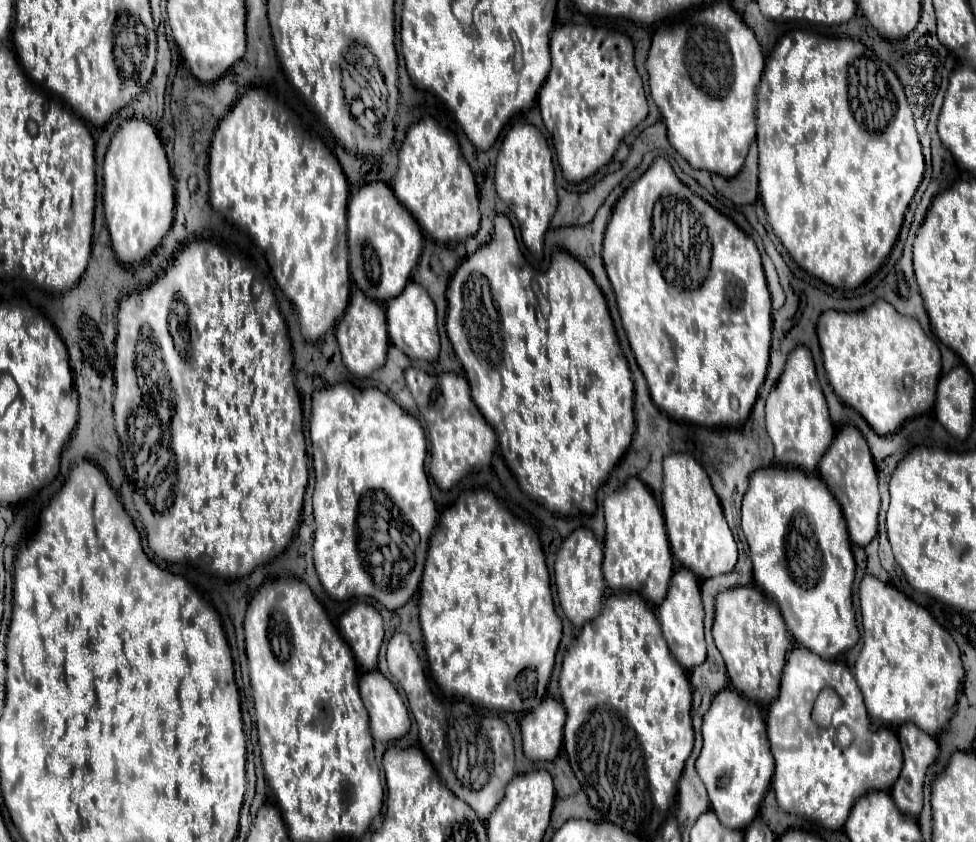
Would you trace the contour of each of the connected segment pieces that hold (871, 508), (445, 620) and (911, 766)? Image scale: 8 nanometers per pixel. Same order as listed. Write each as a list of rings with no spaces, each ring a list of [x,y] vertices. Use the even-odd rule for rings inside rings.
[[[840,428],[832,446],[826,450],[818,464],[818,474],[826,482],[828,490],[838,500],[842,514],[846,518],[848,536],[854,546],[866,546],[878,532],[878,510],[880,510],[880,494],[878,494],[878,476],[874,458],[870,456],[868,444],[858,428]]]
[[[472,490],[460,494],[457,501],[446,507],[437,524],[436,532],[430,540],[426,564],[424,564],[424,574],[420,582],[420,626],[422,626],[422,636],[426,644],[426,654],[428,654],[428,664],[432,670],[432,678],[436,680],[438,688],[446,696],[462,696],[474,702],[476,706],[488,708],[488,710],[504,710],[504,712],[530,712],[534,710],[542,698],[546,696],[546,686],[552,676],[554,668],[554,656],[562,638],[562,624],[560,618],[554,612],[554,602],[552,602],[552,590],[550,590],[550,576],[544,560],[544,552],[538,540],[538,534],[530,524],[524,524],[518,520],[512,512],[506,512],[498,498],[490,490]]]
[[[904,724],[898,728],[898,738],[904,752],[904,768],[892,788],[892,796],[904,816],[918,818],[924,806],[924,776],[926,770],[938,760],[938,744],[932,736],[926,736],[920,728],[914,728],[914,724]]]

